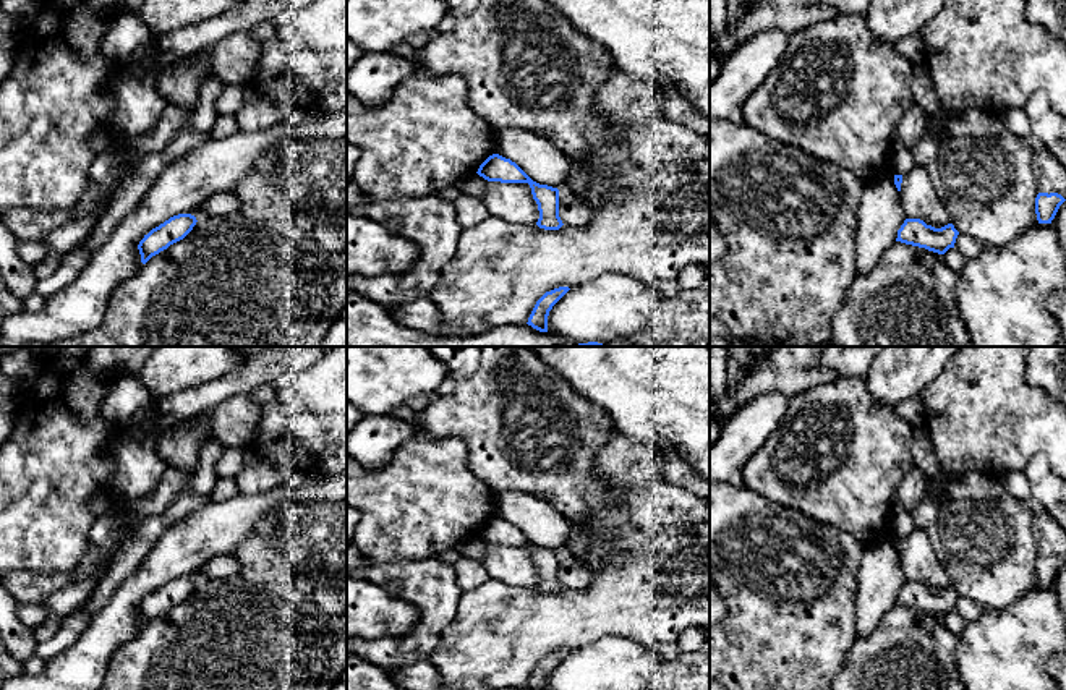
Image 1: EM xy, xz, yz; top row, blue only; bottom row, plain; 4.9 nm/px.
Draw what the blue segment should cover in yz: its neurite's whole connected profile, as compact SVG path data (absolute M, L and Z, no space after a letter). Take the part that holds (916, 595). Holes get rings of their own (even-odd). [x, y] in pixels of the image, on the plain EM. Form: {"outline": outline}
{"outline": "M906 581L898 593L896 604L944 617L949 611L954 611L957 598L959 594L953 586L935 591L920 581Z"}

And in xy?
{"outline": "M178 577L152 591L138 607L141 625L146 627L152 619L183 603L196 585L191 577Z"}

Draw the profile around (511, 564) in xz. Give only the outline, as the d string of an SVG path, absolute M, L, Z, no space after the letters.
M488 544L481 562L489 578L523 586L536 586L539 581L538 567L528 546Z

